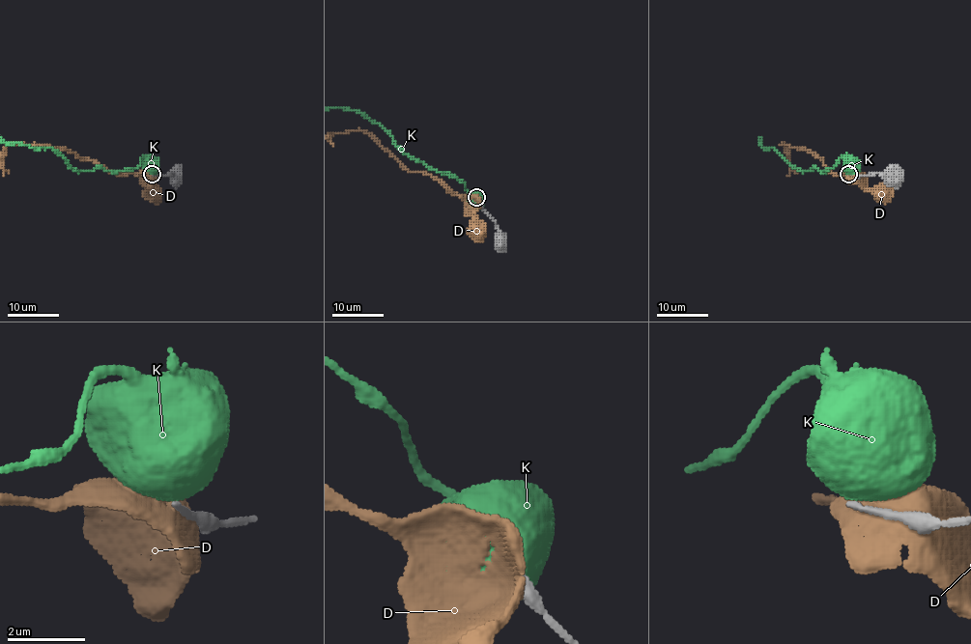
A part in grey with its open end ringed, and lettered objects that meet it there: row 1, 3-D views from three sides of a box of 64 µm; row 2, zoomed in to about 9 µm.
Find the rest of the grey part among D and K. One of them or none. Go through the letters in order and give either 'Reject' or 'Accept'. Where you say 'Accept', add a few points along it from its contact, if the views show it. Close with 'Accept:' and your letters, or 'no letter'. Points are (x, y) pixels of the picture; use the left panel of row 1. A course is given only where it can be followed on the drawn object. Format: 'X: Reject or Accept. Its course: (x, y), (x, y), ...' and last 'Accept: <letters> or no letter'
D: Reject
K: Reject
Accept: no letter

